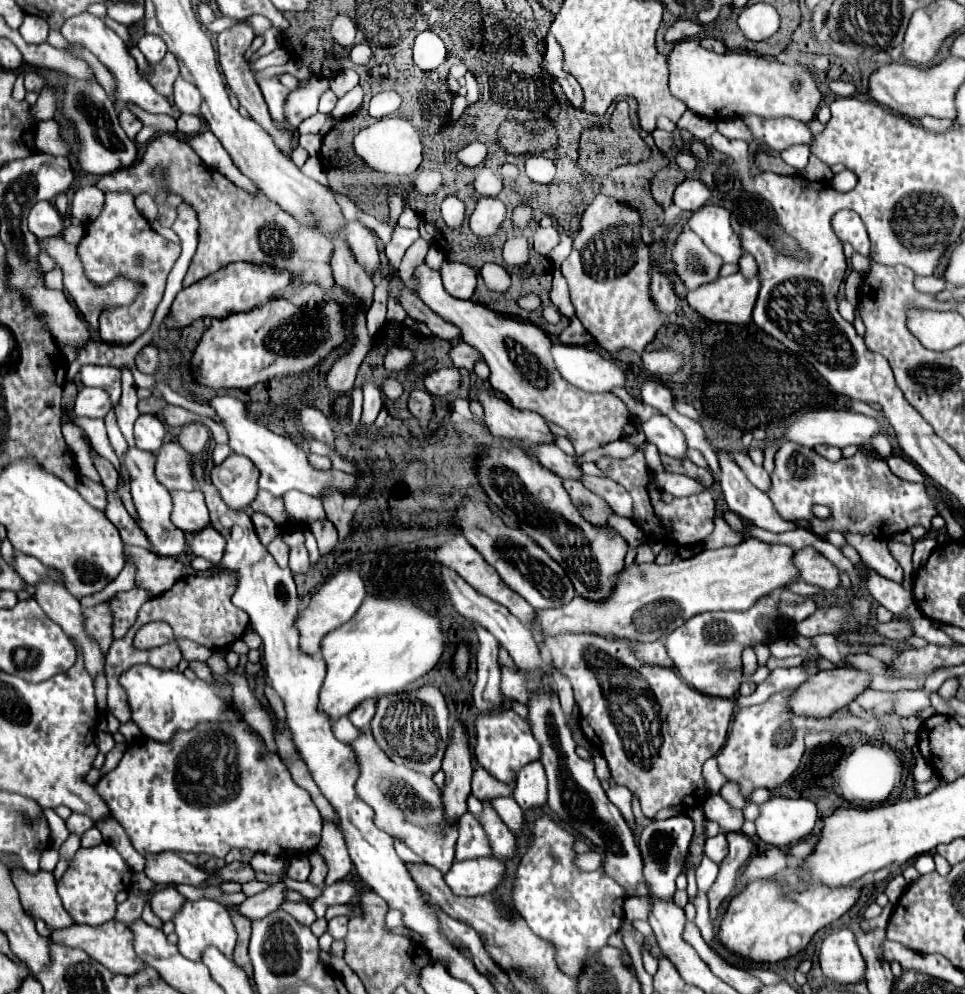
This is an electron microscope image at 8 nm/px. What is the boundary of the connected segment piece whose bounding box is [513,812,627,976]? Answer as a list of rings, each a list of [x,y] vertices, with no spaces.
[[[535,812],[531,824],[531,846],[521,858],[521,868],[517,868],[517,880],[515,880],[515,908],[517,912],[525,918],[527,926],[541,936],[543,940],[549,940],[553,948],[557,948],[557,966],[567,974],[567,976],[579,976],[585,964],[585,958],[591,952],[597,952],[607,944],[607,938],[621,928],[623,922],[623,902],[627,898],[625,890],[609,878],[603,868],[597,872],[581,872],[575,866],[575,856],[577,852],[573,850],[575,836],[561,828],[549,814]]]

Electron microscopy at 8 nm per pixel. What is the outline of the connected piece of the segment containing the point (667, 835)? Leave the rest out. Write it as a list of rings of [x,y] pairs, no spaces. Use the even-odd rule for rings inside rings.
[[[677,814],[667,820],[657,820],[645,826],[643,832],[637,836],[637,846],[645,862],[645,878],[659,898],[671,898],[675,894],[675,878],[681,872],[691,838],[693,838],[693,820],[685,814]]]

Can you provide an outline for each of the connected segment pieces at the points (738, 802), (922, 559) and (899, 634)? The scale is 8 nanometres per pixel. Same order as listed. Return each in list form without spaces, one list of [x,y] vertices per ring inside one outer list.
[[[727,782],[723,788],[721,788],[721,796],[735,808],[743,808],[745,806],[745,800],[743,796],[739,794],[739,786],[733,784],[733,782]]]
[[[927,536],[927,538],[921,538],[915,542],[915,552],[913,552],[913,566],[915,566],[915,572],[919,570],[919,566],[923,566],[929,558],[929,554],[933,552],[933,548],[937,546],[937,540]]]
[[[893,618],[889,624],[875,624],[873,630],[885,638],[899,640],[899,642],[905,642],[909,636],[913,636],[913,628],[907,618]]]

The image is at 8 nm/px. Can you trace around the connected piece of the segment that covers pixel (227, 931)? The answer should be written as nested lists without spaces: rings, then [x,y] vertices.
[[[197,900],[197,902],[185,902],[185,906],[181,908],[181,912],[173,918],[173,924],[175,924],[175,932],[179,936],[179,950],[183,956],[189,956],[189,960],[199,960],[201,962],[201,956],[203,956],[203,950],[209,948],[209,946],[215,946],[219,948],[225,958],[233,960],[233,948],[235,948],[235,942],[237,942],[237,930],[231,922],[231,916],[227,912],[227,908],[215,900]]]

